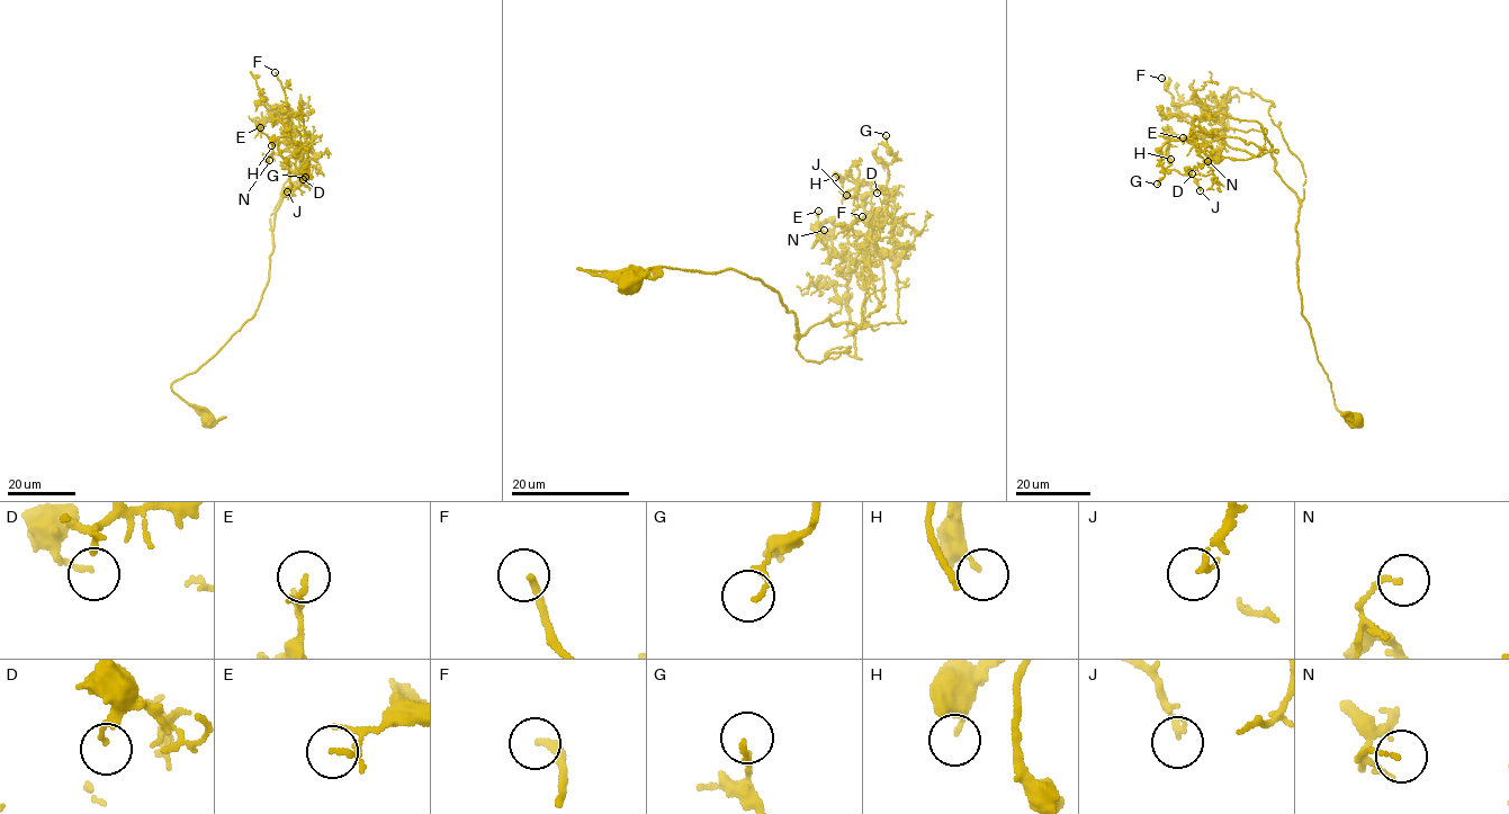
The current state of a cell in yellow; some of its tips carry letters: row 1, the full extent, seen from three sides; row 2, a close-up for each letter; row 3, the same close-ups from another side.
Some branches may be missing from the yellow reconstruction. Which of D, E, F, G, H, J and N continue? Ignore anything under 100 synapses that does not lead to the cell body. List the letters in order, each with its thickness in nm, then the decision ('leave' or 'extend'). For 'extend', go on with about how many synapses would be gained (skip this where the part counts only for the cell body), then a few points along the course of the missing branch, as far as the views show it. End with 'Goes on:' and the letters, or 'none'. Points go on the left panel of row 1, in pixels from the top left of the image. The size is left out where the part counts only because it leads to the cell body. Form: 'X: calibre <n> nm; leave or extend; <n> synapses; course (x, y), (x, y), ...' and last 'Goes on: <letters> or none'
D: calibre 110 nm; leave
E: calibre 150 nm; leave
F: calibre 240 nm; leave
G: calibre 130 nm; leave
H: calibre 200 nm; leave
J: calibre 160 nm; leave
N: calibre 110 nm; leave
Goes on: none

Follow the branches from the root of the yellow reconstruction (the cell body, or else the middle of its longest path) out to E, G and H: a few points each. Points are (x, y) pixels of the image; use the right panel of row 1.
E: (1356, 420), (1336, 409), (1302, 314), (1300, 199), (1267, 139), (1227, 128), (1224, 118), (1215, 136), (1183, 137)
G: (1356, 420), (1336, 409), (1302, 314), (1300, 199), (1273, 150), (1221, 158), (1193, 140), (1169, 141), (1157, 184)
H: (1356, 420), (1336, 409), (1302, 314), (1300, 199), (1273, 150), (1165, 136), (1170, 159)

